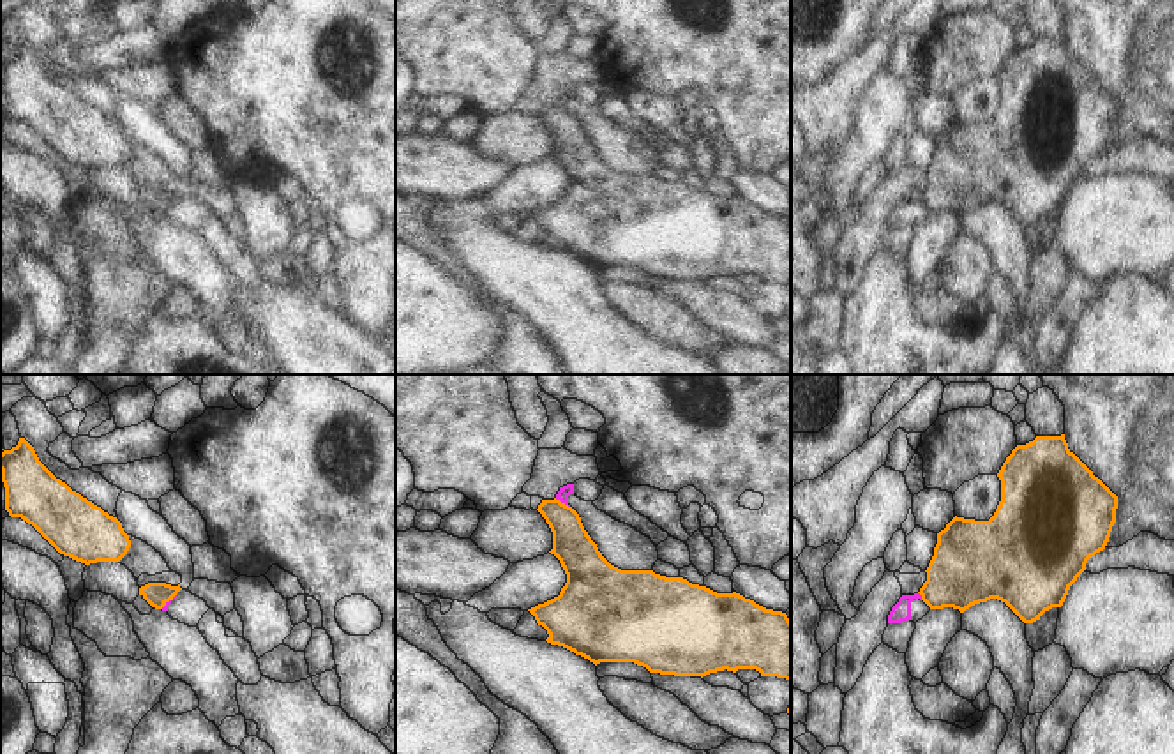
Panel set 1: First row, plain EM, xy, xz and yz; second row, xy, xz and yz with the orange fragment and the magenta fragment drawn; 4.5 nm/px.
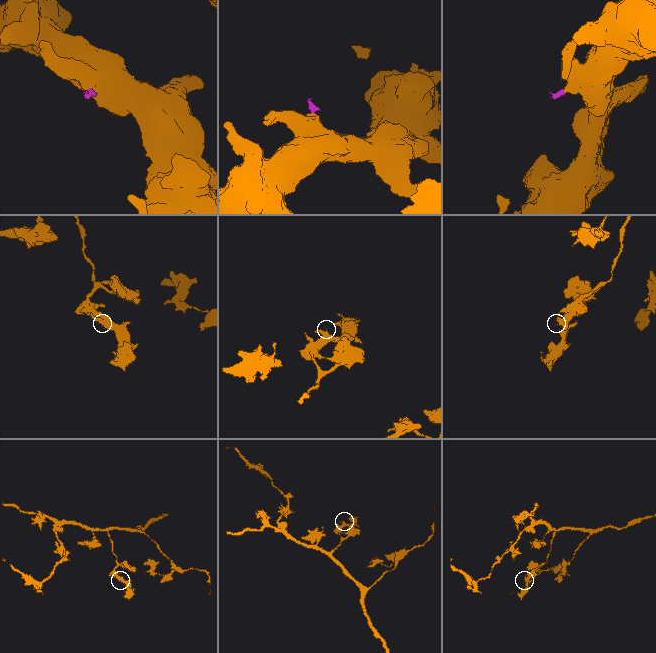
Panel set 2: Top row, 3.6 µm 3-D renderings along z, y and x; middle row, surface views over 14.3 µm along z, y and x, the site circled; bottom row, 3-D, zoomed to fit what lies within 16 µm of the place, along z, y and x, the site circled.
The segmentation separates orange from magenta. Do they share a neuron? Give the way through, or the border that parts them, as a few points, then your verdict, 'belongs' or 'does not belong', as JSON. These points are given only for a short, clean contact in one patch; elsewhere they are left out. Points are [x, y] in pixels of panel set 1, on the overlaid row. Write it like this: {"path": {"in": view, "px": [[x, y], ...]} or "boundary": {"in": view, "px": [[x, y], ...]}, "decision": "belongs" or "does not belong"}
{"boundary": {"in": "xz", "px": [[555, 498], [569, 507]]}, "decision": "does not belong"}

